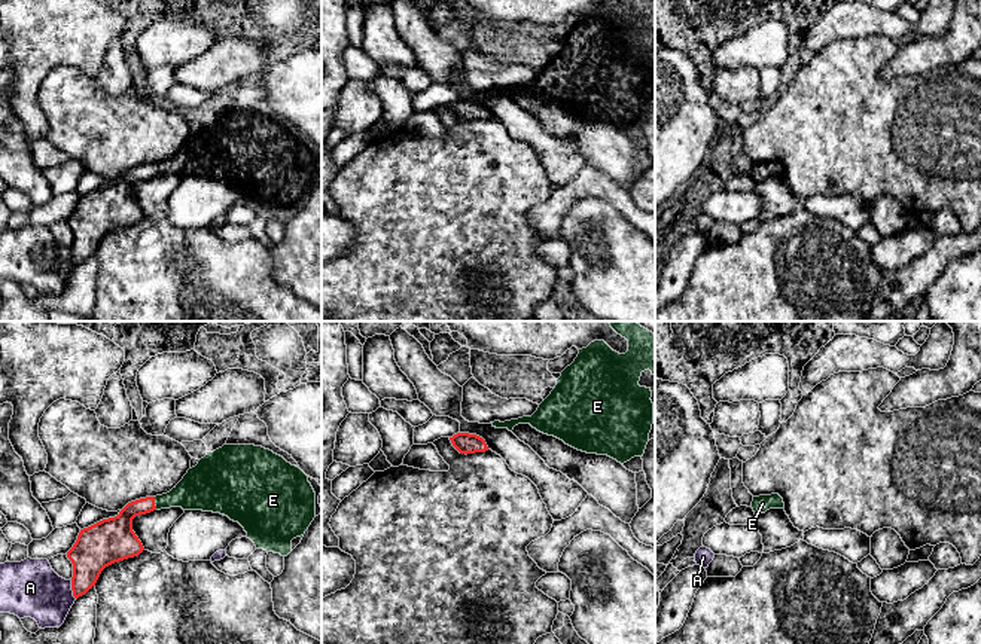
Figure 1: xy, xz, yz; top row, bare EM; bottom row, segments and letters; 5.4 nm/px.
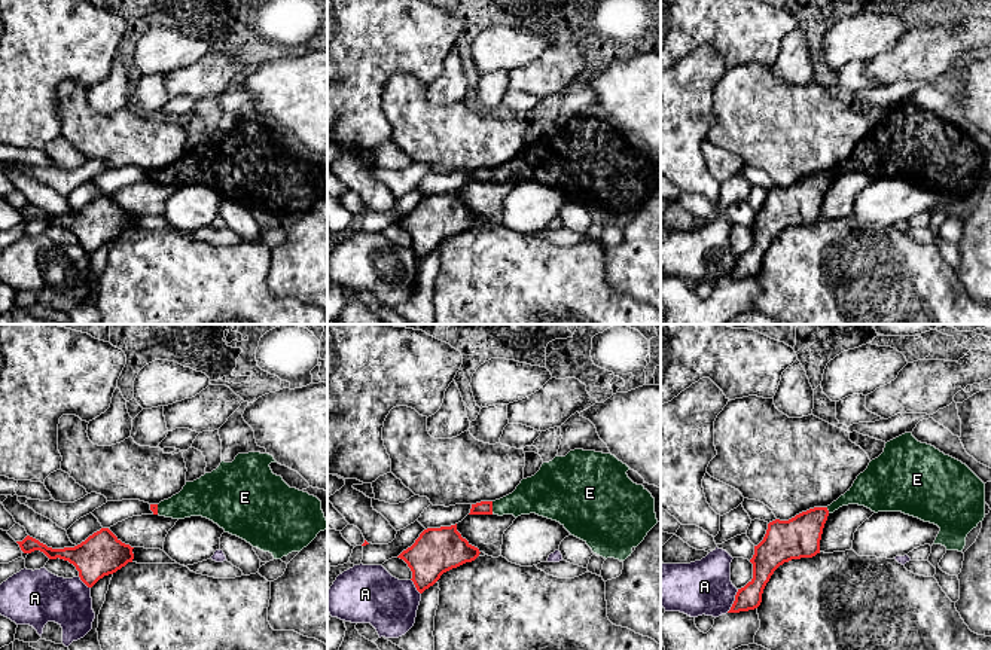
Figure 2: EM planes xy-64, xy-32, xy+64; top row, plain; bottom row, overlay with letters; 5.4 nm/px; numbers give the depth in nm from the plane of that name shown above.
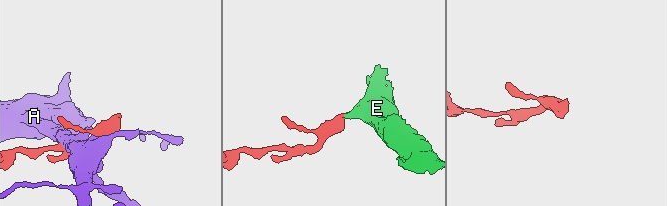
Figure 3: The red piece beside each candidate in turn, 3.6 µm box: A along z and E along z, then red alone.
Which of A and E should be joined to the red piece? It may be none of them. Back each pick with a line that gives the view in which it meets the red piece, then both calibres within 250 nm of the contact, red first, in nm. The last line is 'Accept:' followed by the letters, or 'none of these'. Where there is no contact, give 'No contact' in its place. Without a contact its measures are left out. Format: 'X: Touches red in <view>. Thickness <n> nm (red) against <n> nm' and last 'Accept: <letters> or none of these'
E: Touches red in xy. Thickness 160 nm (red) against 200 nm
Accept: E

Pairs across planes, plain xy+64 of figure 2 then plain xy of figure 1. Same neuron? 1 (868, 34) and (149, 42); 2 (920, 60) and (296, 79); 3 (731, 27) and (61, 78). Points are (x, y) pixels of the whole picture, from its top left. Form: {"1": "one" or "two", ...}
{"1": "one", "2": "two", "3": "two"}

